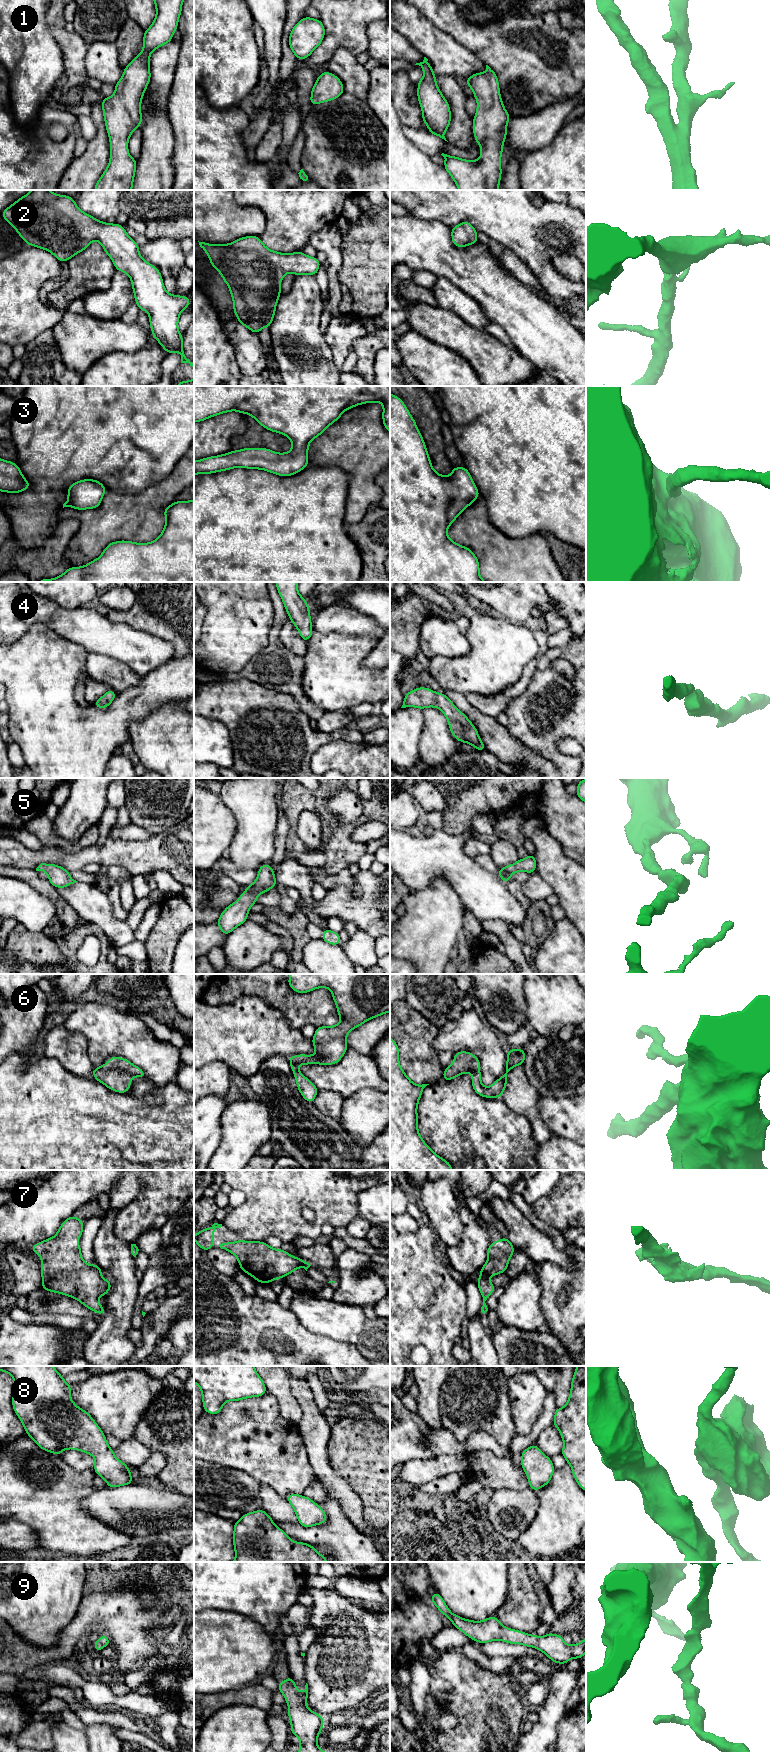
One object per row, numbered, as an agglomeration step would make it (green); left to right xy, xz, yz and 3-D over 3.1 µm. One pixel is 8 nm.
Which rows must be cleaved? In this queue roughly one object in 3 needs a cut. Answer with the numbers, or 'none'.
none

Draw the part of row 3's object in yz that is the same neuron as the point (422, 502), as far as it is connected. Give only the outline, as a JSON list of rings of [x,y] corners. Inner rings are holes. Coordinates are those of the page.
[[[390,393],[390,582],[487,582],[480,577],[479,561],[473,551],[468,547],[453,542],[447,536],[449,526],[456,520],[457,516],[479,496],[480,493],[465,466],[453,466],[450,476],[440,475],[433,469],[426,444],[418,430],[415,420],[404,402],[399,397]]]

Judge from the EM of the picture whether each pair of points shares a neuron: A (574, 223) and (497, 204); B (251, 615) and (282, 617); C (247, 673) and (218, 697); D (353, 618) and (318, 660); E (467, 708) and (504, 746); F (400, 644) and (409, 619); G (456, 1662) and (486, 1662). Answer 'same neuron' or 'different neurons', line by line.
A: same neuron
B: different neurons
C: different neurons
D: different neurons
E: same neuron
F: same neuron
G: different neurons

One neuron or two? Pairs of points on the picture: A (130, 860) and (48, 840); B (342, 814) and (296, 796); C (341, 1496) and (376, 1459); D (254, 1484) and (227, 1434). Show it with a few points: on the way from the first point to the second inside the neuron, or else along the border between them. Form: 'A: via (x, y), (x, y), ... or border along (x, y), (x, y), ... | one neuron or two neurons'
A: border along (96, 842), (82, 846), (74, 852), (56, 847) | two neurons
B: border along (343, 790), (335, 793), (327, 801), (328, 811) | two neurons
C: border along (333, 1470), (350, 1486), (363, 1506) | two neurons
D: border along (227, 1467), (245, 1471), (261, 1482) | two neurons

